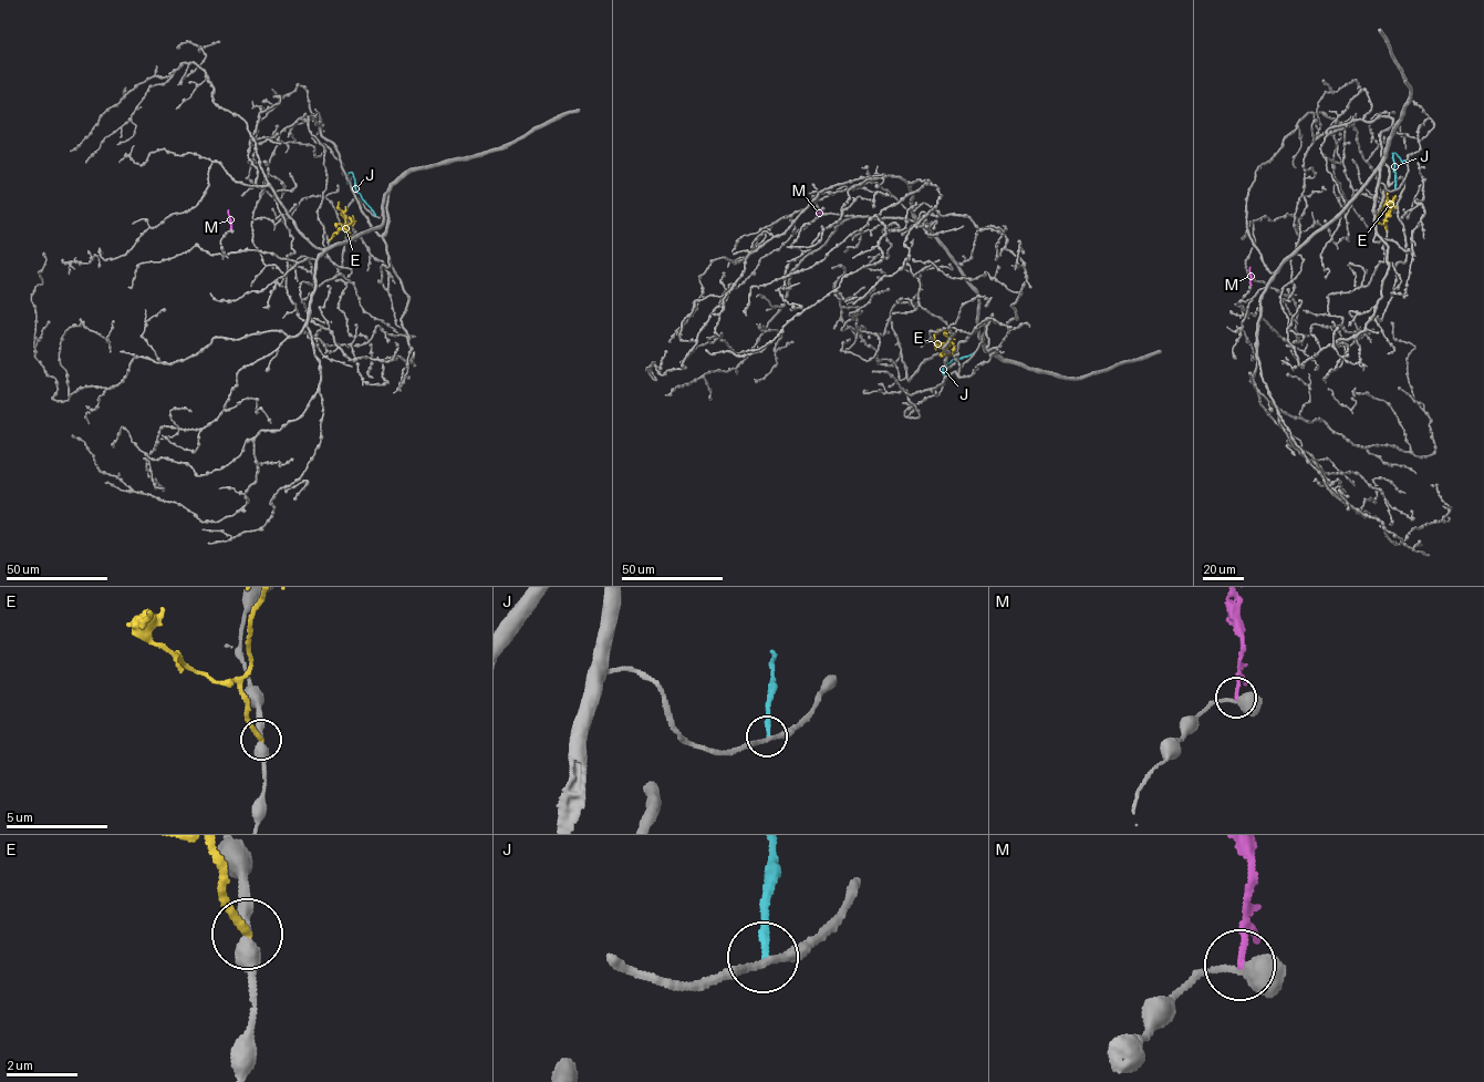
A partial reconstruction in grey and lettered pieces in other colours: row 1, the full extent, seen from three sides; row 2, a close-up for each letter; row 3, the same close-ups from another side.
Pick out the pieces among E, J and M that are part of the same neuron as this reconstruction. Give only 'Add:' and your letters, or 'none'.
Add: none

